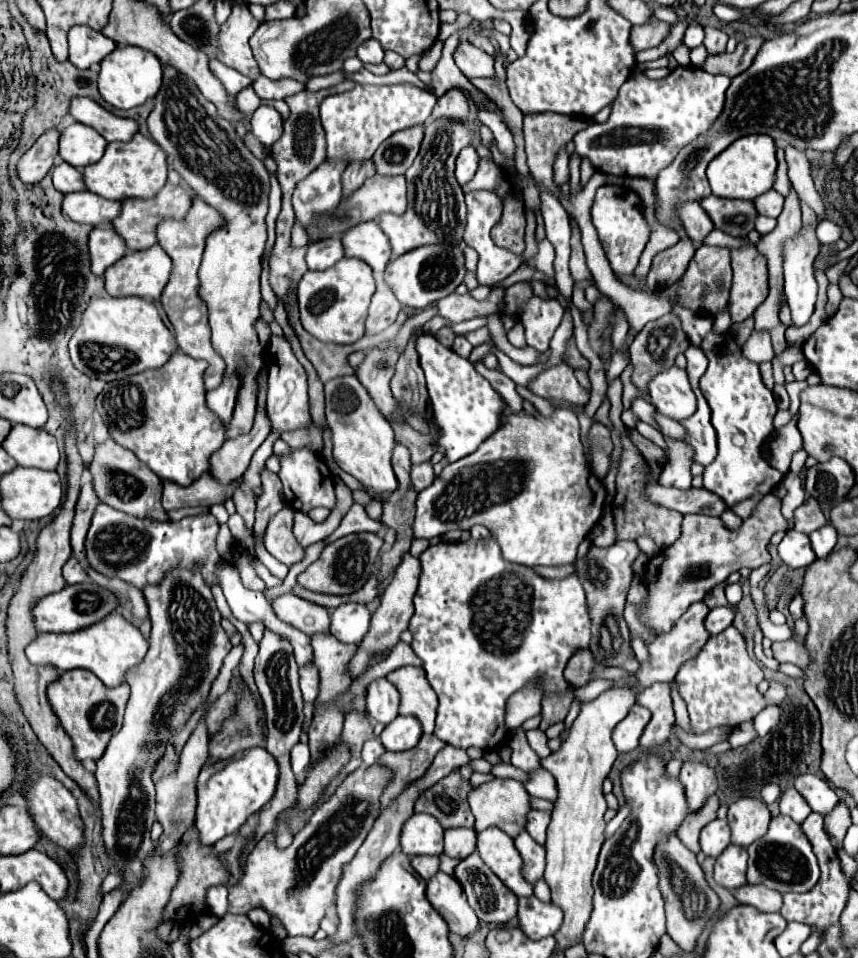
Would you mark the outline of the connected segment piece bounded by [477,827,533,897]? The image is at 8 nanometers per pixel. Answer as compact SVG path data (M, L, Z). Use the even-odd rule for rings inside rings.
M497 827L477 833L477 851L485 865L517 895L533 895L533 885L521 877L523 859L513 845L513 839Z

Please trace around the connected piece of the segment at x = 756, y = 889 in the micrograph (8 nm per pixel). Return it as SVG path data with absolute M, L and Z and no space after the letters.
M743 885L733 891L735 899L743 905L751 905L759 911L779 911L781 909L781 895L773 889L767 889L765 885Z

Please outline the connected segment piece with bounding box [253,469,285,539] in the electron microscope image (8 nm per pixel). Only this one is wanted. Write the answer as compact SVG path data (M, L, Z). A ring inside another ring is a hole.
M263 469L261 473L263 479L263 495L259 495L259 503L257 503L257 519L255 519L255 527L253 533L261 539L263 531L267 527L267 521L271 517L271 513L277 513L277 509L285 507L285 499L283 499L283 485L279 481L279 477L267 469Z

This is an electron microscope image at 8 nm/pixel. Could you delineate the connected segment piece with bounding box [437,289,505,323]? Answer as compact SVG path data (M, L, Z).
M493 289L493 299L479 303L469 293L467 295L451 293L449 297L445 297L437 303L437 309L443 319L447 319L451 323L461 323L461 321L467 321L473 317L485 317L489 313L501 311L503 309L503 295L505 295L503 289Z

